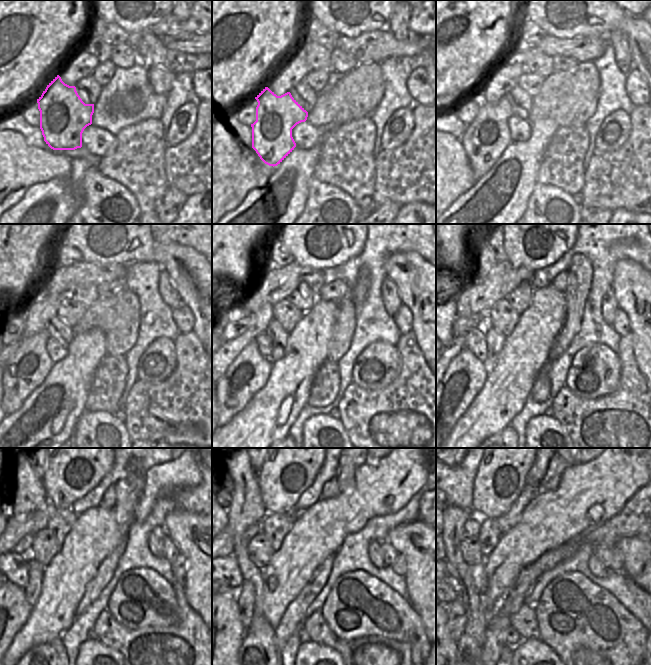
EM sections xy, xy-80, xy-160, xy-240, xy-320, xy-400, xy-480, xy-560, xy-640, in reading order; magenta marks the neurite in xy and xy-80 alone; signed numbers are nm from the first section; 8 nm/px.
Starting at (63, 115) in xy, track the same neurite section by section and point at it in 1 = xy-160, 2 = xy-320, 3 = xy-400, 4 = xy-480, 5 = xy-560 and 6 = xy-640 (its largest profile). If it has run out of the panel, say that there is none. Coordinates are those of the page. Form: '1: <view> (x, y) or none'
1: xy-160 (485, 139)
2: xy-320 (248, 373)
3: xy-400 (465, 376)
4: xy-480 (8, 610)
5: xy-560 (232, 628)
6: xy-640 (456, 643)

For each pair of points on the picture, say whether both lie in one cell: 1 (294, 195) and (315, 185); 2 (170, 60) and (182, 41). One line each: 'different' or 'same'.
1: different
2: different

